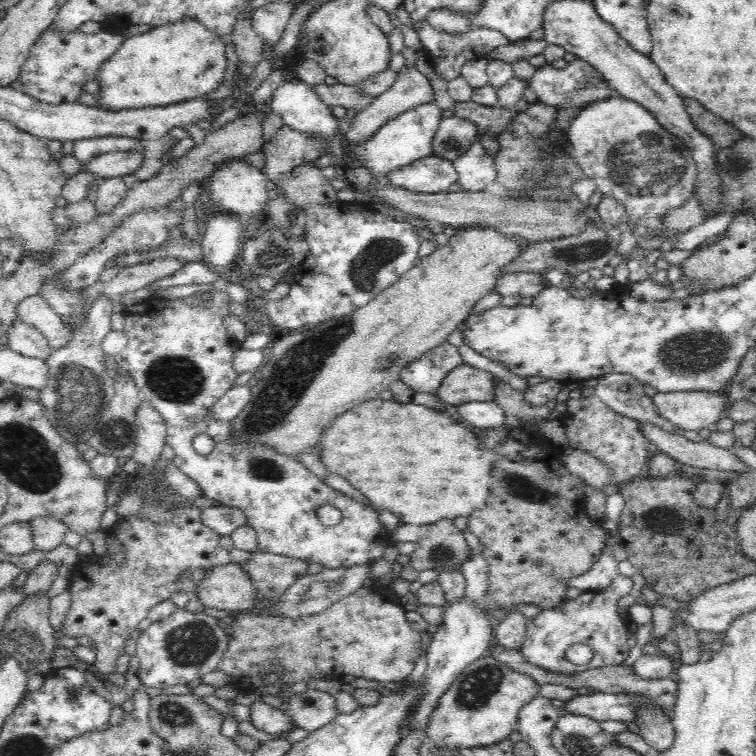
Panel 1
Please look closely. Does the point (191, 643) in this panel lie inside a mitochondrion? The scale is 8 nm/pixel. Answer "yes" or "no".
yes

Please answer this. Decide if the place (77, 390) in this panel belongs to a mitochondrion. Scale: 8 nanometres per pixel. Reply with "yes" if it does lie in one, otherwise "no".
yes

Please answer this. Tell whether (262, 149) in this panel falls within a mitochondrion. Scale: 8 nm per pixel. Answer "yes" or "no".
no

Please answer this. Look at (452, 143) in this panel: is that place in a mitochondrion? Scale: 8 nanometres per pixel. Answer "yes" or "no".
yes

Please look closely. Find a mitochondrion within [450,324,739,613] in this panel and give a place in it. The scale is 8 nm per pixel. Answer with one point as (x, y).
(701, 352)

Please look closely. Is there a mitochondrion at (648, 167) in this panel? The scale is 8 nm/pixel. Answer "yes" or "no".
yes

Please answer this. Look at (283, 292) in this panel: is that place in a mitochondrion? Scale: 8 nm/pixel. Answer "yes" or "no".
no

